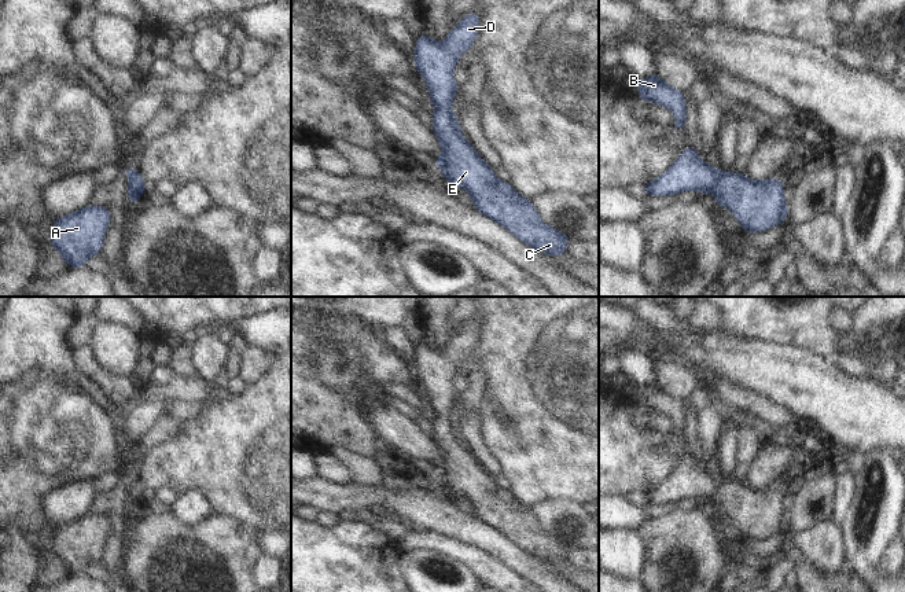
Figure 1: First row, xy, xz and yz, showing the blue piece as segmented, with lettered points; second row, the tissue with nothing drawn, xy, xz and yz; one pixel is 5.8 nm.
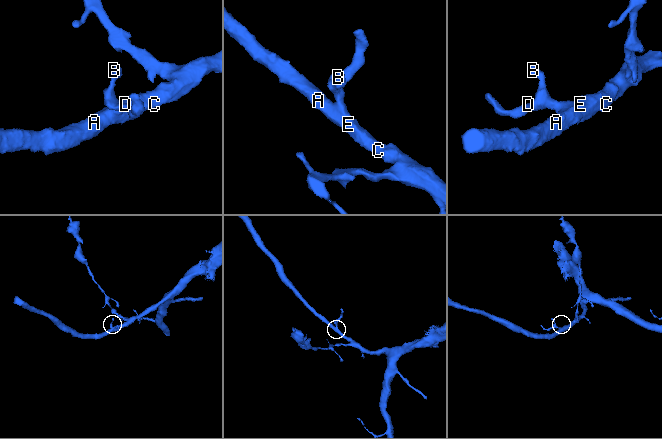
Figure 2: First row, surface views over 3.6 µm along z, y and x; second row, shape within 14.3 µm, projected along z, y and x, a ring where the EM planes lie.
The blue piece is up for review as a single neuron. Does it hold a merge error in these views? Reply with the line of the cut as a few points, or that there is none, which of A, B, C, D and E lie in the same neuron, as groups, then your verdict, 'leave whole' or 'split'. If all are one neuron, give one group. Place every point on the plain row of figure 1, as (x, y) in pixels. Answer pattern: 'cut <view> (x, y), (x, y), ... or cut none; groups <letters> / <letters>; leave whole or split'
cut none; groups A B C D E; leave whole

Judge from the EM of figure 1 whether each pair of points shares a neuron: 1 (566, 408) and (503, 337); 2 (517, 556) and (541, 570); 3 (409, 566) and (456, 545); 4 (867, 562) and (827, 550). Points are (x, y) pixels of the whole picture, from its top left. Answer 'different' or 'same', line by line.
1: same
2: same
3: different
4: different

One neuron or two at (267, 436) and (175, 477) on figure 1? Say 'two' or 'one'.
one

